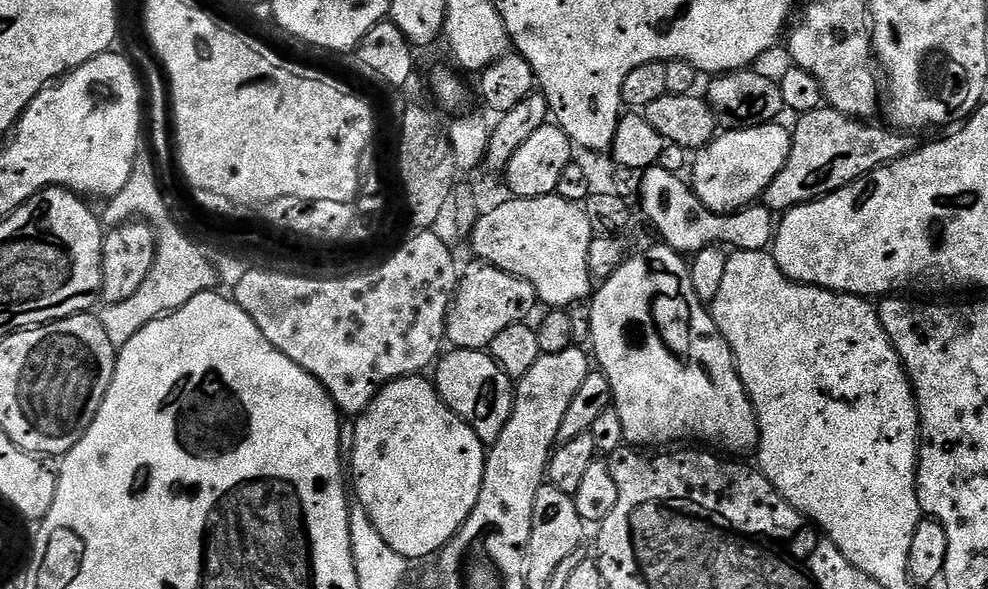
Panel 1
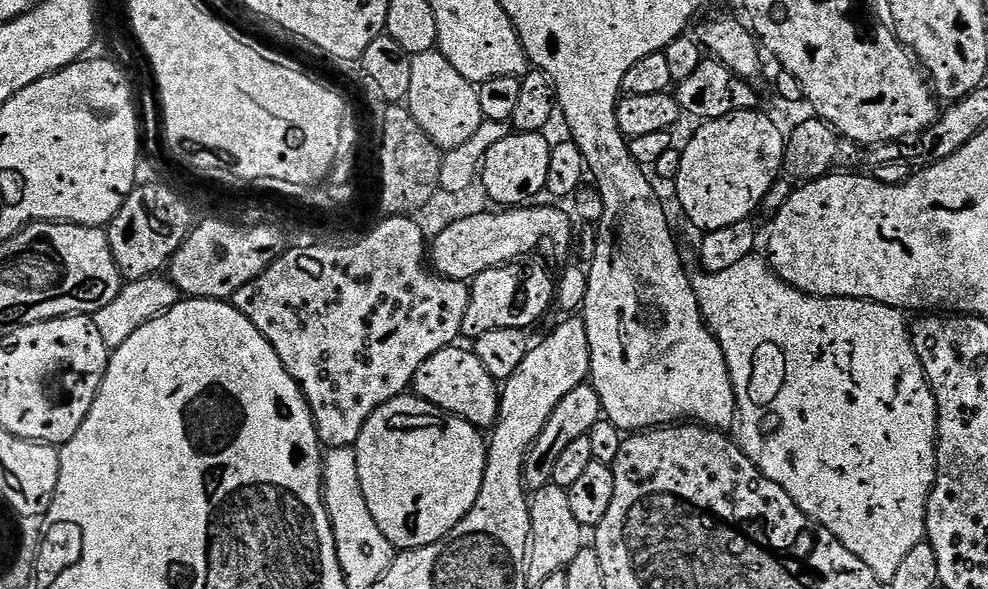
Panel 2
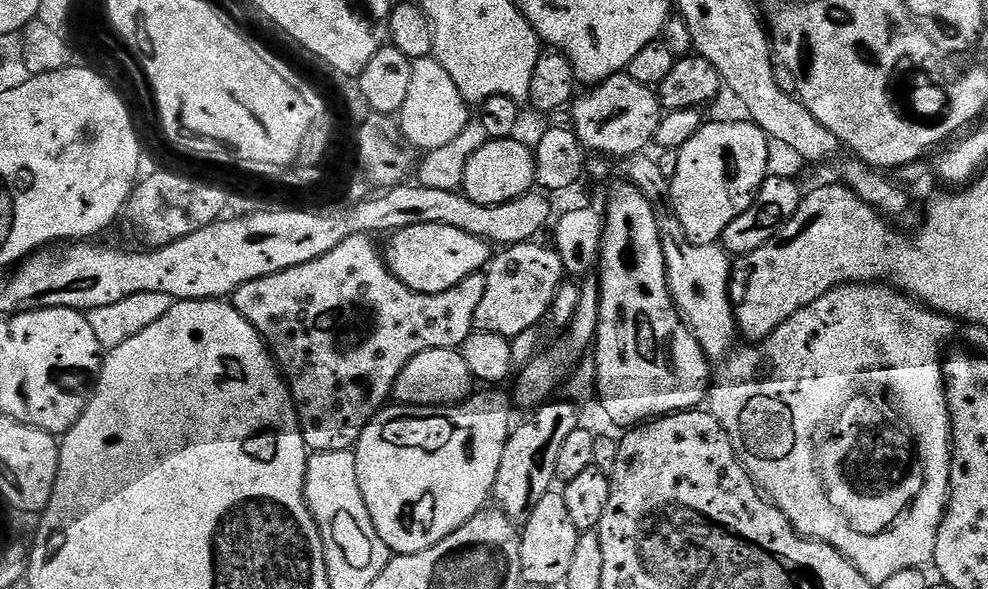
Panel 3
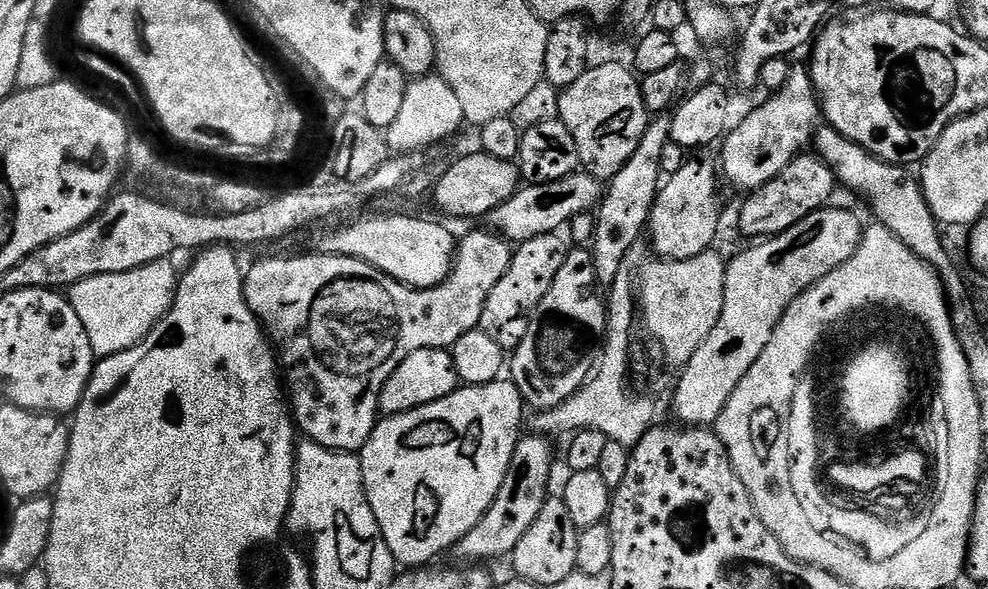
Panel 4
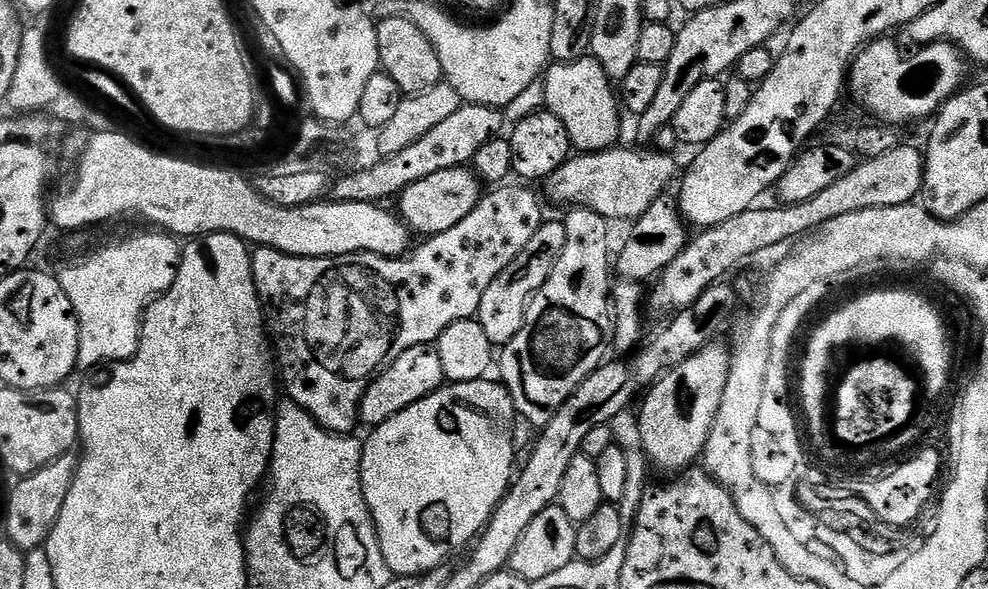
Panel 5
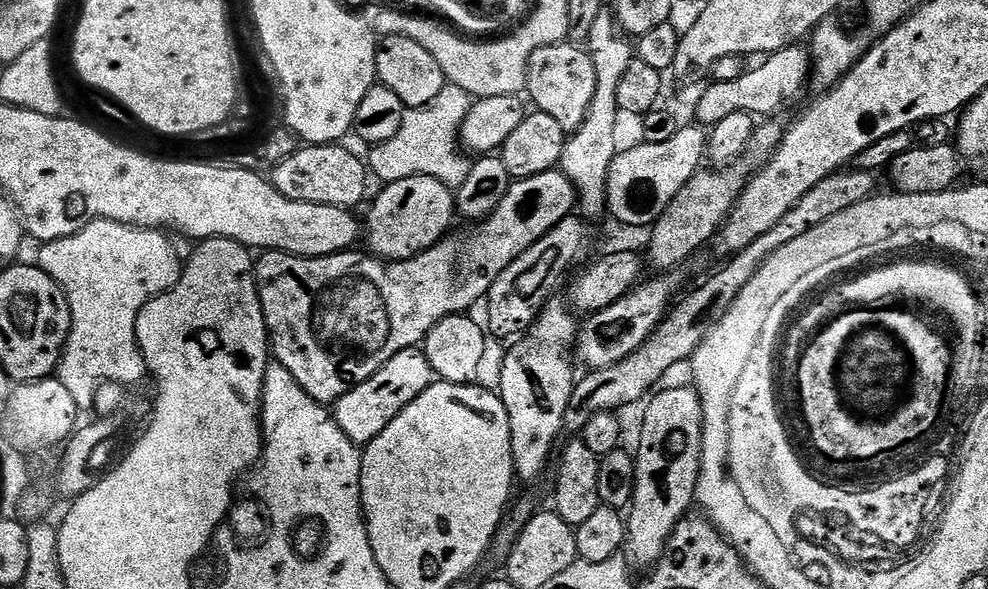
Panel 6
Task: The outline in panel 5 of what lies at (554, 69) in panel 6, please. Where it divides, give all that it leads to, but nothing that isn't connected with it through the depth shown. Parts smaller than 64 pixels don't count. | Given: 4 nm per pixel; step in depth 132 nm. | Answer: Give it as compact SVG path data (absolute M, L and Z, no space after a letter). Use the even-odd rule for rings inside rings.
M591 55L572 64L553 63L545 71L542 81L545 86L544 108L566 126L566 134L577 153L604 152L619 141L616 139L620 136L622 105L618 92L606 70L602 70Z

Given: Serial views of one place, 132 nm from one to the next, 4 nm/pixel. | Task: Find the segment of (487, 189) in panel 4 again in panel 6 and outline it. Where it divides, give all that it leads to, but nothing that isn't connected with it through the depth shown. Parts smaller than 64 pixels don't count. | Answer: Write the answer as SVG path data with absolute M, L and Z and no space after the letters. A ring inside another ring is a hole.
M411 176L393 184L384 184L381 192L367 205L368 221L362 224L362 236L368 239L367 251L381 260L408 260L425 252L449 235L452 216L457 215L453 189L438 178Z

